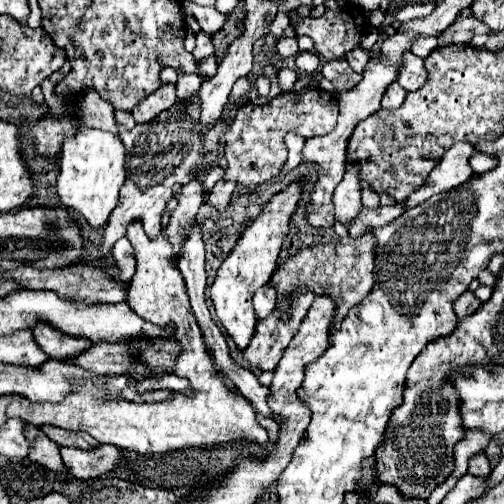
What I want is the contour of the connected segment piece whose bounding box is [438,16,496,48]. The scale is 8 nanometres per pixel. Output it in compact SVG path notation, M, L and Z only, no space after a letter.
M472 16L470 18L458 18L444 34L438 36L438 46L444 48L444 46L456 44L456 42L470 42L472 36L476 36L476 34L496 34L496 32Z

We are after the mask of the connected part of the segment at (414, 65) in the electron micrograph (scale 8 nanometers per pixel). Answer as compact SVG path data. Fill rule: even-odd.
M412 52L404 54L404 68L400 68L398 82L408 92L416 92L418 88L422 88L428 82L428 72L424 66L424 60L414 56Z

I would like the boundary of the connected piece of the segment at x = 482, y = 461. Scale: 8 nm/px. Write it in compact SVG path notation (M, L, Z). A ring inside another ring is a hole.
M484 450L478 452L478 454L474 454L474 456L468 460L468 472L474 474L474 476L486 476L486 474L490 474L490 470L492 470L492 468L490 468L490 462L488 462Z

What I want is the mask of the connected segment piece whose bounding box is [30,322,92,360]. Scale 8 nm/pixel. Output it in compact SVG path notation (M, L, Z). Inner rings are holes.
M36 322L30 328L30 332L32 332L36 344L40 346L40 350L46 352L50 358L58 358L58 360L76 356L76 354L80 354L92 346L90 340L76 338L76 336L66 334L66 332L60 332L46 322Z

